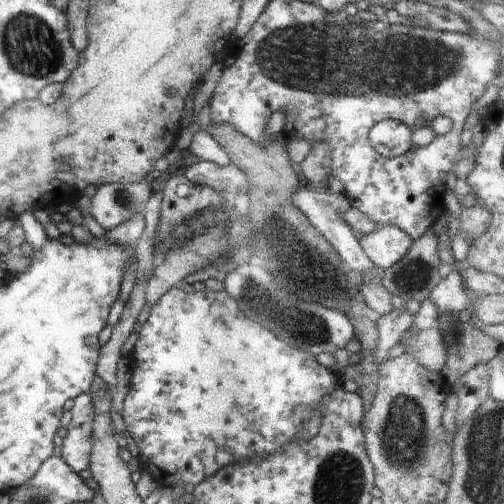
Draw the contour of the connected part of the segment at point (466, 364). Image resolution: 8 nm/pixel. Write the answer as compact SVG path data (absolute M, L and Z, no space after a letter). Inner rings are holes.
M459 313L439 317L436 328L442 333L448 358L441 375L453 387L459 378L478 364L492 360L498 354L501 343L470 321L462 322Z

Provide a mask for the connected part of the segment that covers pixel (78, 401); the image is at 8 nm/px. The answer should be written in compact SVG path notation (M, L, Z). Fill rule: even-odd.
M90 393L77 396L71 408L72 420L63 439L61 457L76 473L88 469L92 450L92 427L95 410Z

